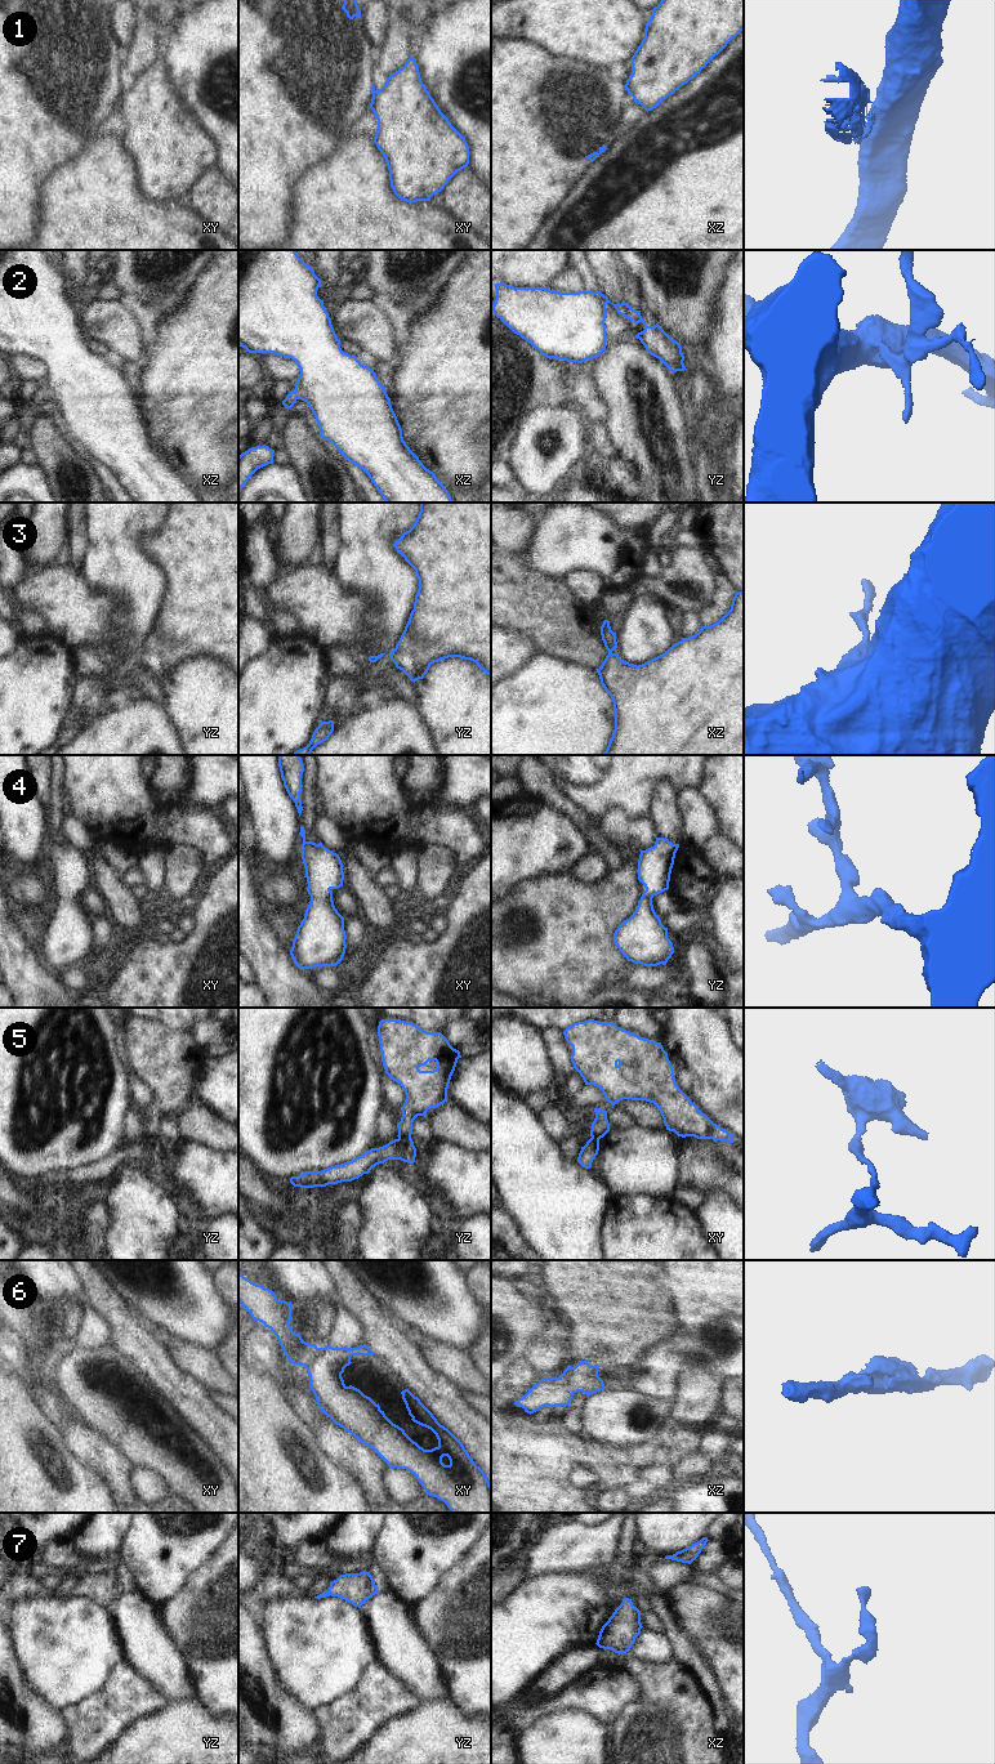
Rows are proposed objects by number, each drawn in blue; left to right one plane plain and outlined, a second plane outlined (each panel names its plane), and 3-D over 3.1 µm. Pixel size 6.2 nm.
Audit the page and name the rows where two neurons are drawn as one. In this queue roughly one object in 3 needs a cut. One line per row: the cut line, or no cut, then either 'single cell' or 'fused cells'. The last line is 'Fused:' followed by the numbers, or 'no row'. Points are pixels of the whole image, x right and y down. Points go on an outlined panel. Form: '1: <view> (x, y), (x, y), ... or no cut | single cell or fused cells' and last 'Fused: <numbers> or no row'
1: xz (625, 84), (628, 89) | fused cells
2: no cut | single cell
3: no cut | single cell
4: no cut | single cell
5: yz (398, 1137), (410, 1138) | fused cells
6: no cut | single cell
7: no cut | single cell
Fused: 1, 5

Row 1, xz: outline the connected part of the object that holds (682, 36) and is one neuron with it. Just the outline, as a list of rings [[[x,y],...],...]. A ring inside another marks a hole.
[[[661,0],[632,57],[628,94],[647,112],[744,31],[744,0]]]

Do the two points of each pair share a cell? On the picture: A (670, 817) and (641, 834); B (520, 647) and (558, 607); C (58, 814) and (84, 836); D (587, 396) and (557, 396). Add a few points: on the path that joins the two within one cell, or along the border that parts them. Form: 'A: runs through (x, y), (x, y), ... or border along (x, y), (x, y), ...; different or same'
A: border along (648, 817), (657, 836); different
B: border along (504, 629), (526, 637), (538, 652); different
C: border along (65, 814), (62, 834), (67, 840); different
D: border along (562, 366), (565, 370), (563, 382), (572, 400); different

